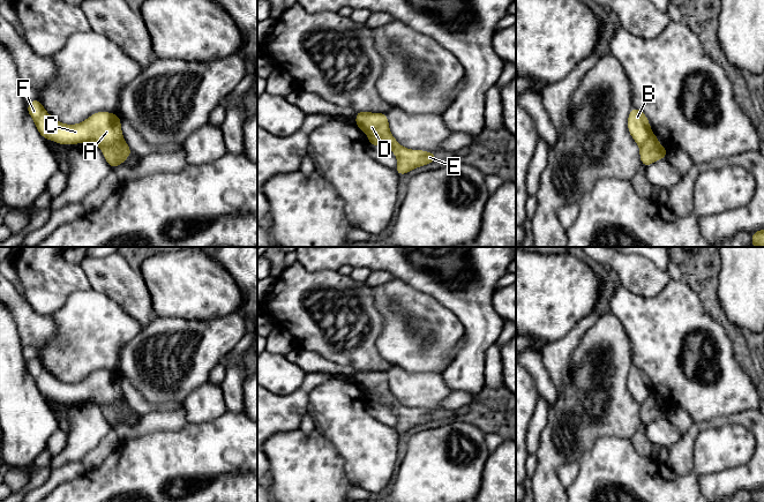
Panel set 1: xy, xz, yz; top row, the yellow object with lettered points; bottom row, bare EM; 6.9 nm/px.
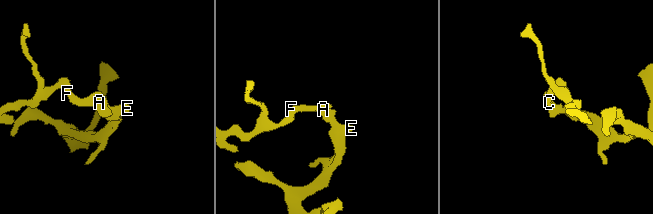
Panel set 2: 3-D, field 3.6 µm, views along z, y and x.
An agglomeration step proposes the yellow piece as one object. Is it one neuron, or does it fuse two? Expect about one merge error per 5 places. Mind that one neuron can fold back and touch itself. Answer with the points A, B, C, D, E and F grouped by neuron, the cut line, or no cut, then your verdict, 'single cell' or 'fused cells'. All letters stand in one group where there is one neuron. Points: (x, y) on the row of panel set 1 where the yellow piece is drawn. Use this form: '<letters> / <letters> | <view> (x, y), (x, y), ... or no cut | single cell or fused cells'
A B C F / D E | xy (122, 140), (105, 144), (102, 148) | fused cells

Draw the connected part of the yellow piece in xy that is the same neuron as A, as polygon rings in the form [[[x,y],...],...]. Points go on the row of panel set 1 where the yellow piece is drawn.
[[[38,98],[28,104],[27,111],[33,119],[38,133],[44,138],[60,144],[87,143],[103,148],[123,141],[121,119],[118,114],[100,111],[78,125],[63,125],[45,111]]]

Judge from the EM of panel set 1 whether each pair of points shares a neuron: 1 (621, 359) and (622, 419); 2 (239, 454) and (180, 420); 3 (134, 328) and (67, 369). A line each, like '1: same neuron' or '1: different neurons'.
1: same neuron
2: different neurons
3: same neuron

